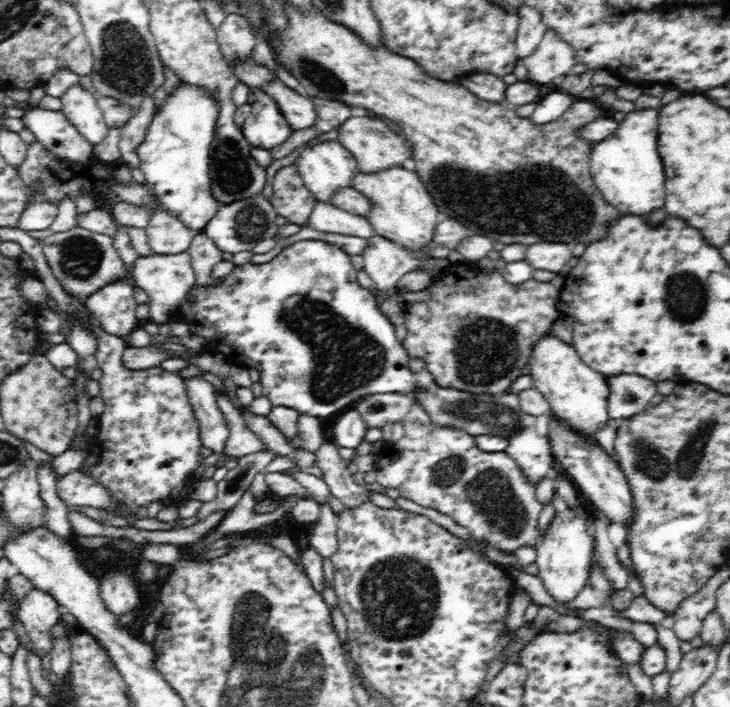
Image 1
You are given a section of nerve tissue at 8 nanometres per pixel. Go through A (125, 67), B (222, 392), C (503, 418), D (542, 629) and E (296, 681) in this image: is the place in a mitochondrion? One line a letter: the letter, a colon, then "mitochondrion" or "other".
A: mitochondrion
B: other
C: mitochondrion
D: other
E: mitochondrion

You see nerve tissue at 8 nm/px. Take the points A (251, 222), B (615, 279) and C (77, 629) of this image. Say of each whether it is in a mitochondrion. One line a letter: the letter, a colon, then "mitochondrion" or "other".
A: mitochondrion
B: other
C: other

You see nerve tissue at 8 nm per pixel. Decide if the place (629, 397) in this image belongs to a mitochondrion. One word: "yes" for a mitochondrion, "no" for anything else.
yes

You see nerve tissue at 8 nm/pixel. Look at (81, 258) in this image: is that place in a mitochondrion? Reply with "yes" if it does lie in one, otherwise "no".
yes

